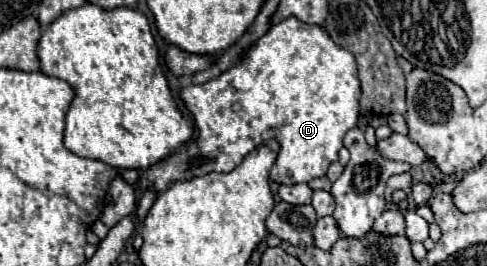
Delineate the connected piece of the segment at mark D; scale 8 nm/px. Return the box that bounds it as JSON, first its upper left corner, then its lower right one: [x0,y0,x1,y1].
[138,17,360,193]

